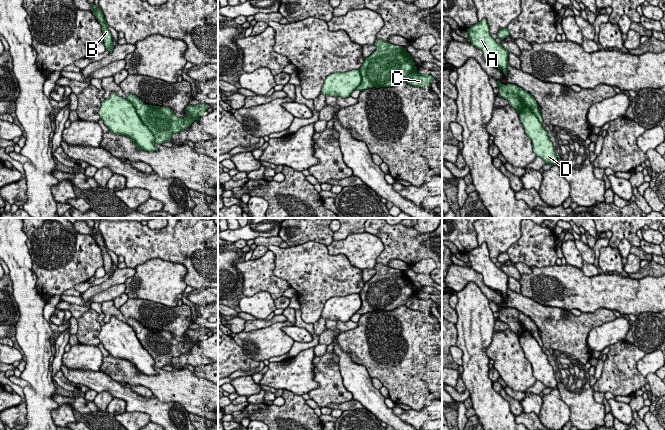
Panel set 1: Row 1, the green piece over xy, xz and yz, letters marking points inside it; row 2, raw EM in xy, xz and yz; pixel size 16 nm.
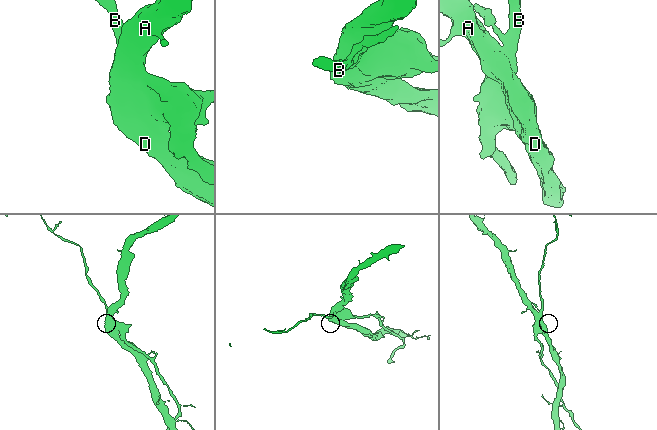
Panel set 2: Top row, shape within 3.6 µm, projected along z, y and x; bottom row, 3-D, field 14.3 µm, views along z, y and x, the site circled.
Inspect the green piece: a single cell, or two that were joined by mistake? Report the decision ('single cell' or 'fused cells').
fused cells

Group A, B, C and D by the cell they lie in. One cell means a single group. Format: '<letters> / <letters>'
A D / B C

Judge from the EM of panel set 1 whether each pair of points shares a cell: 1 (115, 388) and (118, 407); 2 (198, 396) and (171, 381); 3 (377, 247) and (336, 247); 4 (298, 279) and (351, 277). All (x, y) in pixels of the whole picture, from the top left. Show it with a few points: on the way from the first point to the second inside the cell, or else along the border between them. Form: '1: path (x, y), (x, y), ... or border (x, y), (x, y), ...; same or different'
1: border (113, 397), (120, 398), (125, 403), (126, 410); different
2: path (191, 392), (182, 386), (178, 386); same
3: path (367, 247), (346, 247); same
4: path (311, 277), (338, 277); same

